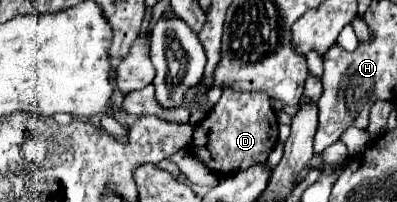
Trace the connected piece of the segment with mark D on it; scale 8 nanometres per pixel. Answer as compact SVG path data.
M224 90L214 110L194 128L190 154L210 172L226 176L246 170L252 164L266 162L278 140L278 116L264 92L232 92Z

